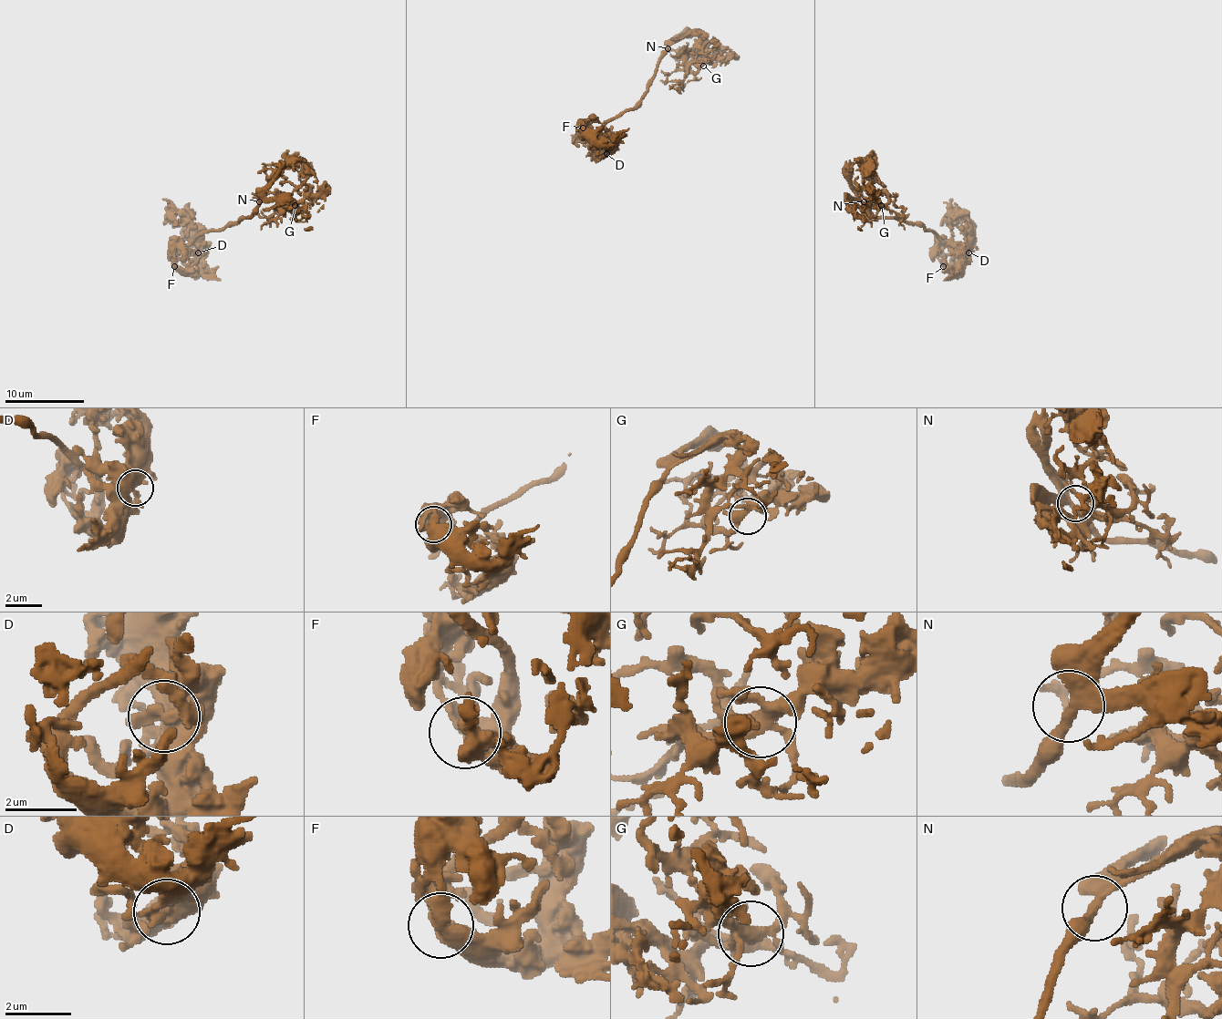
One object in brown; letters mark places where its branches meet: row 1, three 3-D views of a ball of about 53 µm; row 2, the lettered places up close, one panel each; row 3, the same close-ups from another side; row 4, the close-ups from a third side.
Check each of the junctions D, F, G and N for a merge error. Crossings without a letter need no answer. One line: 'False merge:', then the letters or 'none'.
False merge: none

